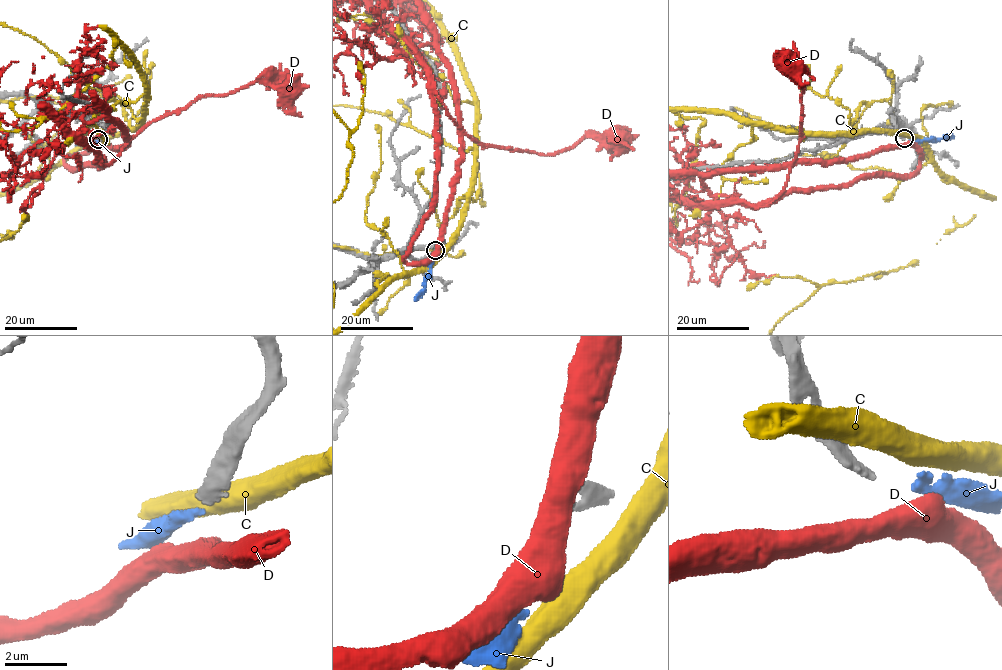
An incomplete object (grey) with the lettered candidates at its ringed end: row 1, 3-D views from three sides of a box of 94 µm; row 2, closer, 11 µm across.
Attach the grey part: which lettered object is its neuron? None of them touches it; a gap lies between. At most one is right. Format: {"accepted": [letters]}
{"accepted": ["J"]}

